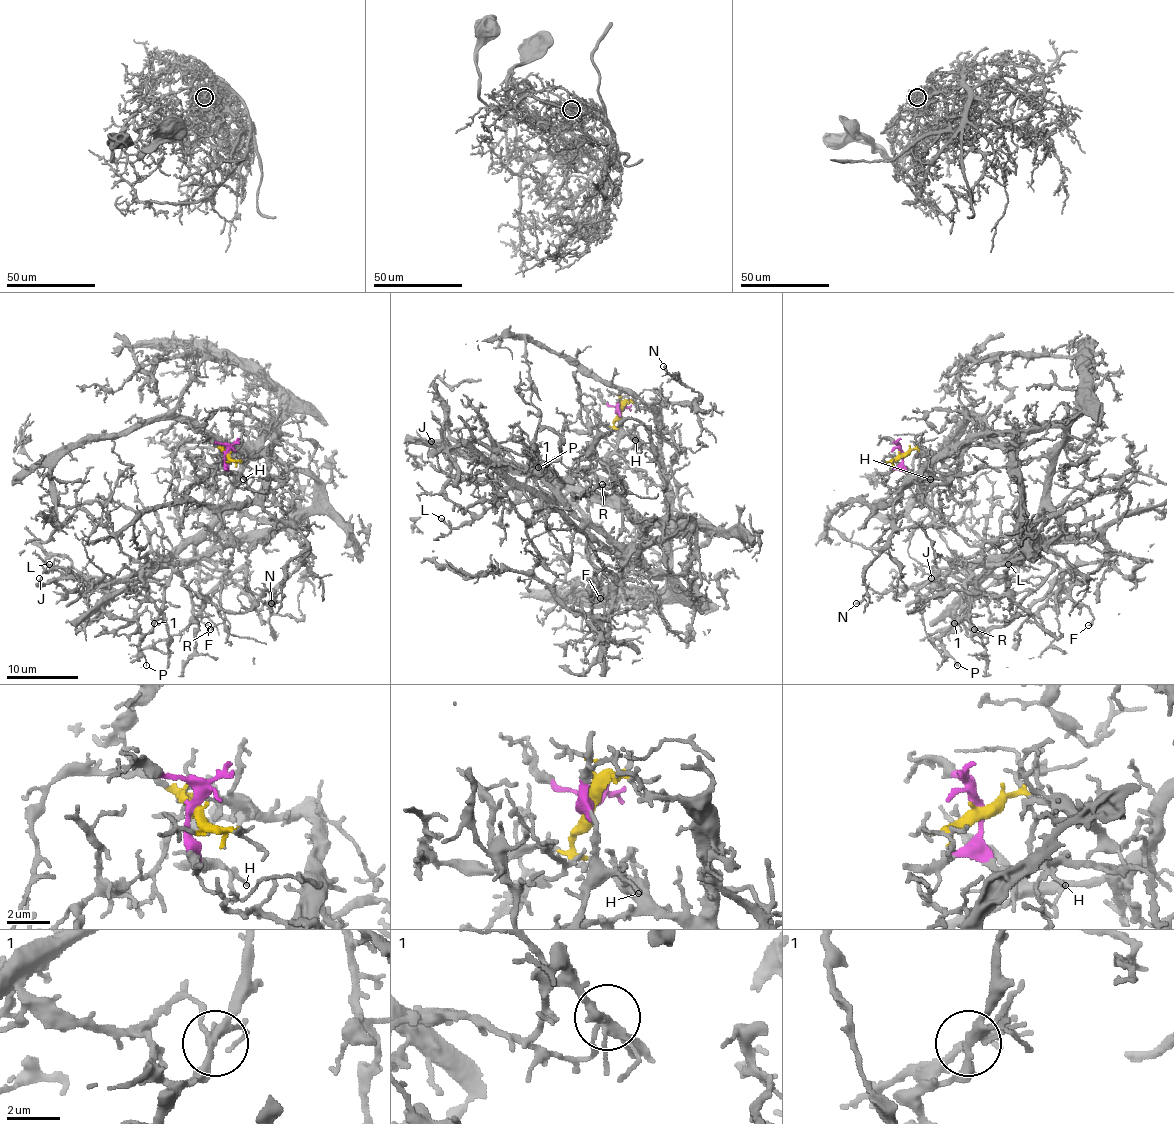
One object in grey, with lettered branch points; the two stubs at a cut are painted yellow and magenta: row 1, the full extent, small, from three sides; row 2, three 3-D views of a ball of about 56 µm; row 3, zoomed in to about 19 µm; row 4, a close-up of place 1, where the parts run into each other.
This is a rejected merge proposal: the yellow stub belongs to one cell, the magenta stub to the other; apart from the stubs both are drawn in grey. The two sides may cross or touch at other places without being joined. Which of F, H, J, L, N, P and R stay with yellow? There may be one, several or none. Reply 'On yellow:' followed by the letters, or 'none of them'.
On yellow: L, N, R

